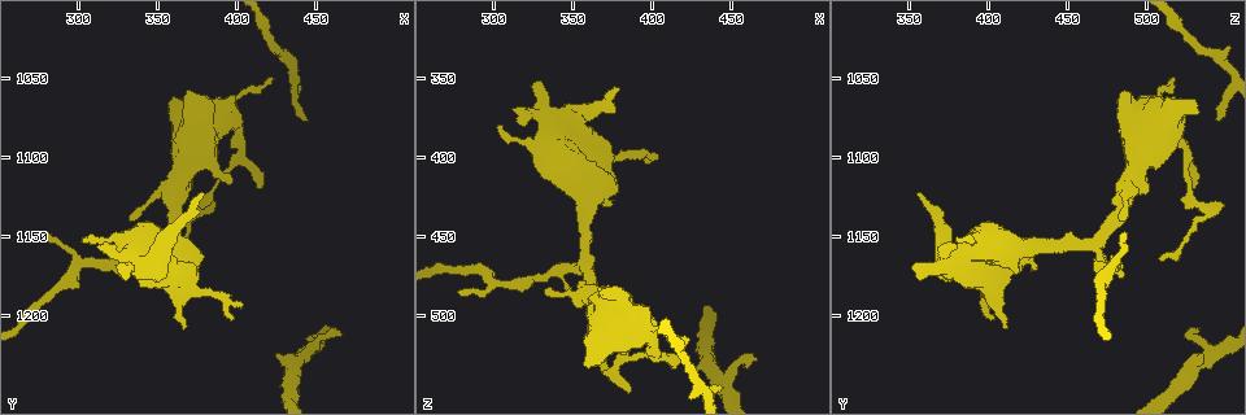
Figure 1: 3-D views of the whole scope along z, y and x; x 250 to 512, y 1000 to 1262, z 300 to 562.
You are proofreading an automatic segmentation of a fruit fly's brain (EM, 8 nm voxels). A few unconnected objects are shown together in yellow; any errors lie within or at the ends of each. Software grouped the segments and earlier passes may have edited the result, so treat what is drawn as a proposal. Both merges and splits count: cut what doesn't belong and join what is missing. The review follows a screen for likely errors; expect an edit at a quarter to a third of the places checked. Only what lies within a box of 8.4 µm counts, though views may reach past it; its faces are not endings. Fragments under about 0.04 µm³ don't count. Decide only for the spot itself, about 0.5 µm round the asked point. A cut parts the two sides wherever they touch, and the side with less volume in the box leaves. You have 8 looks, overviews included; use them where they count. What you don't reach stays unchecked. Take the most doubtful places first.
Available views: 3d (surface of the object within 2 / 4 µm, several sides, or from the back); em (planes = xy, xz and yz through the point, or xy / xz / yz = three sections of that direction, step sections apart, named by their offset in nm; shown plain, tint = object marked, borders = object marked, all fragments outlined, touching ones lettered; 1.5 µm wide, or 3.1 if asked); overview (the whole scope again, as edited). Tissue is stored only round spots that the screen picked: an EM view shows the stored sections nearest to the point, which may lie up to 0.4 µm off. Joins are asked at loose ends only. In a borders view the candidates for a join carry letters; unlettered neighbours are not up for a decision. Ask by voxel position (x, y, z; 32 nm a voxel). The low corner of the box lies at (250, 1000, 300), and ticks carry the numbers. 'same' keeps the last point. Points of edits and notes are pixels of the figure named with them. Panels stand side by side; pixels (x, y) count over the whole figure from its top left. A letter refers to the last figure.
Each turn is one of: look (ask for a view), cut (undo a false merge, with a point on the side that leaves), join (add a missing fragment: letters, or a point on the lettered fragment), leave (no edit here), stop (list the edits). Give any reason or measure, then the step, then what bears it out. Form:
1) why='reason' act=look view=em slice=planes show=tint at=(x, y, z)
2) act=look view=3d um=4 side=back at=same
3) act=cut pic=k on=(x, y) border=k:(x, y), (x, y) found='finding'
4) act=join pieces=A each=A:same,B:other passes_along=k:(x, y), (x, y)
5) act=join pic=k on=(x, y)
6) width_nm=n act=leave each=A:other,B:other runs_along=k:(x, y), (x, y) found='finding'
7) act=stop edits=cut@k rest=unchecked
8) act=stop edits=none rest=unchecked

why='free end' act=look view=3d um=2 at=(350, 1174, 484)

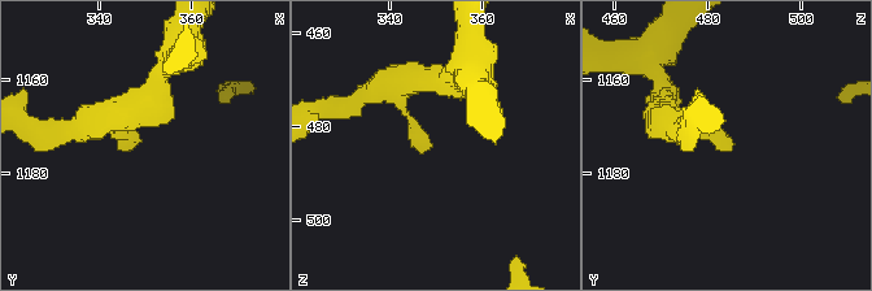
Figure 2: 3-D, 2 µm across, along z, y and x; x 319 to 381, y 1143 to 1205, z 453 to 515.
why='need the tissue' act=look view=em slice=planes show=borders at=(350, 1173, 483)

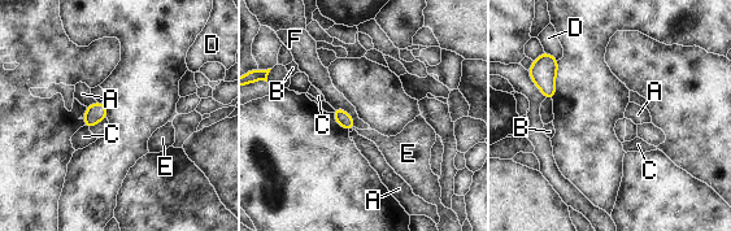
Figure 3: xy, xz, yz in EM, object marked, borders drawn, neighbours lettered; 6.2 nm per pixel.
act=leave each=A:other,B:other,C:other,D:other,E:other,F:other found='none of them fits'

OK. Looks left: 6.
why='an open end' act=look view=3d um=2 at=(366, 1206, 412)

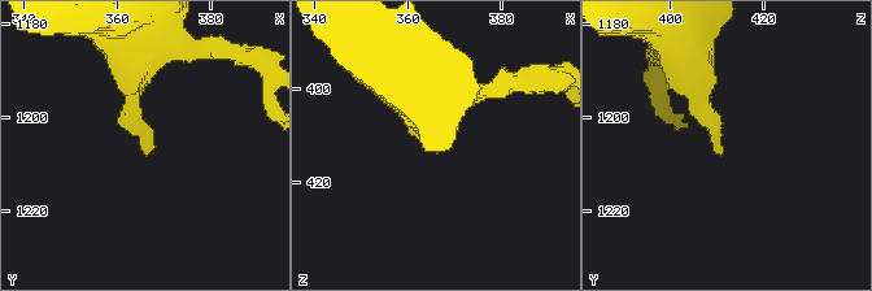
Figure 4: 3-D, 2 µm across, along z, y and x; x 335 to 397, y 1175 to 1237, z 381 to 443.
act=look view=em slice=planes show=borders at=(366, 1207, 410)

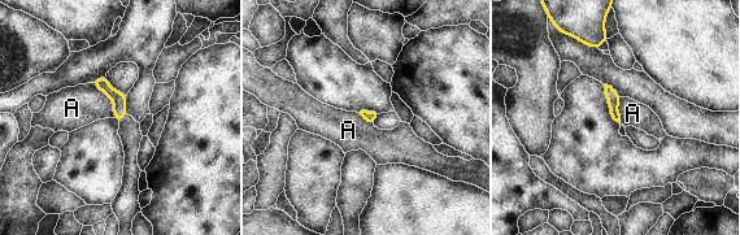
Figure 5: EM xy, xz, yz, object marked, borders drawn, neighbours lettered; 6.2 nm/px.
longest_contact=A:260nm act=leave each=A:other found='no lettered fragment goes on from it'

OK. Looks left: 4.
why='branch stops here' act=look view=em slice=yz step=4 show=tint at=(328, 1168, 352)

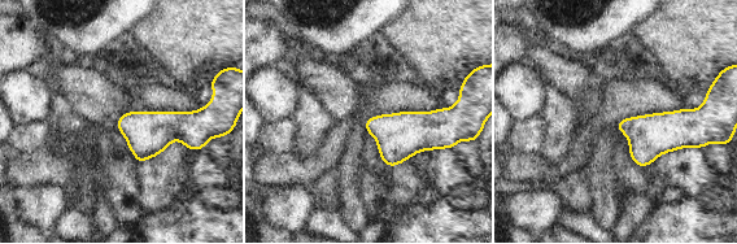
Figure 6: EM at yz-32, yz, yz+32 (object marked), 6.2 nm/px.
why='cut it another way' act=look view=em slice=planes show=borders at=same

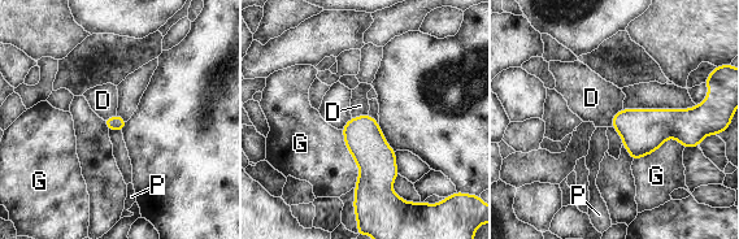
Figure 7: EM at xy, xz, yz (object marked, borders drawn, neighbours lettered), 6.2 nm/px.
longest_contact=G:380nm act=leave each=D:other,G:other,P:other found='none of them fits'

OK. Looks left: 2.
act=stop edits=none rest=unchecked

